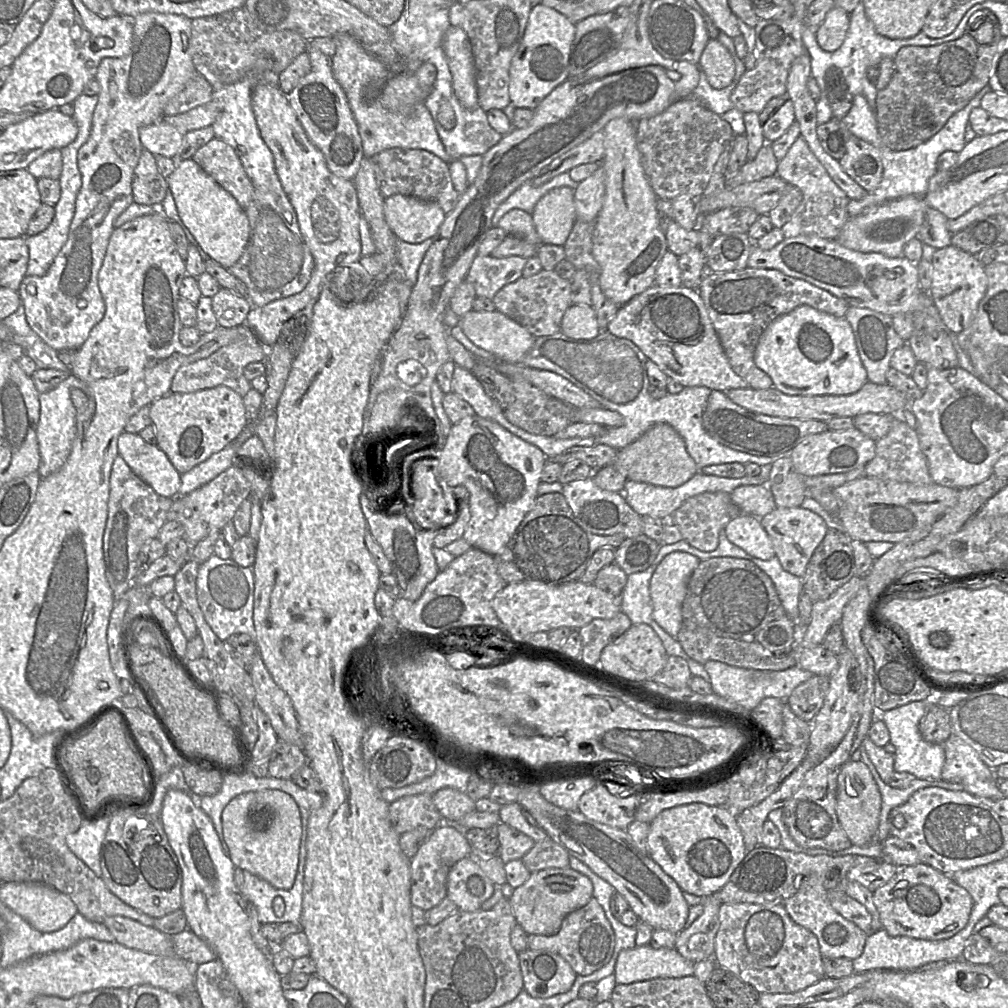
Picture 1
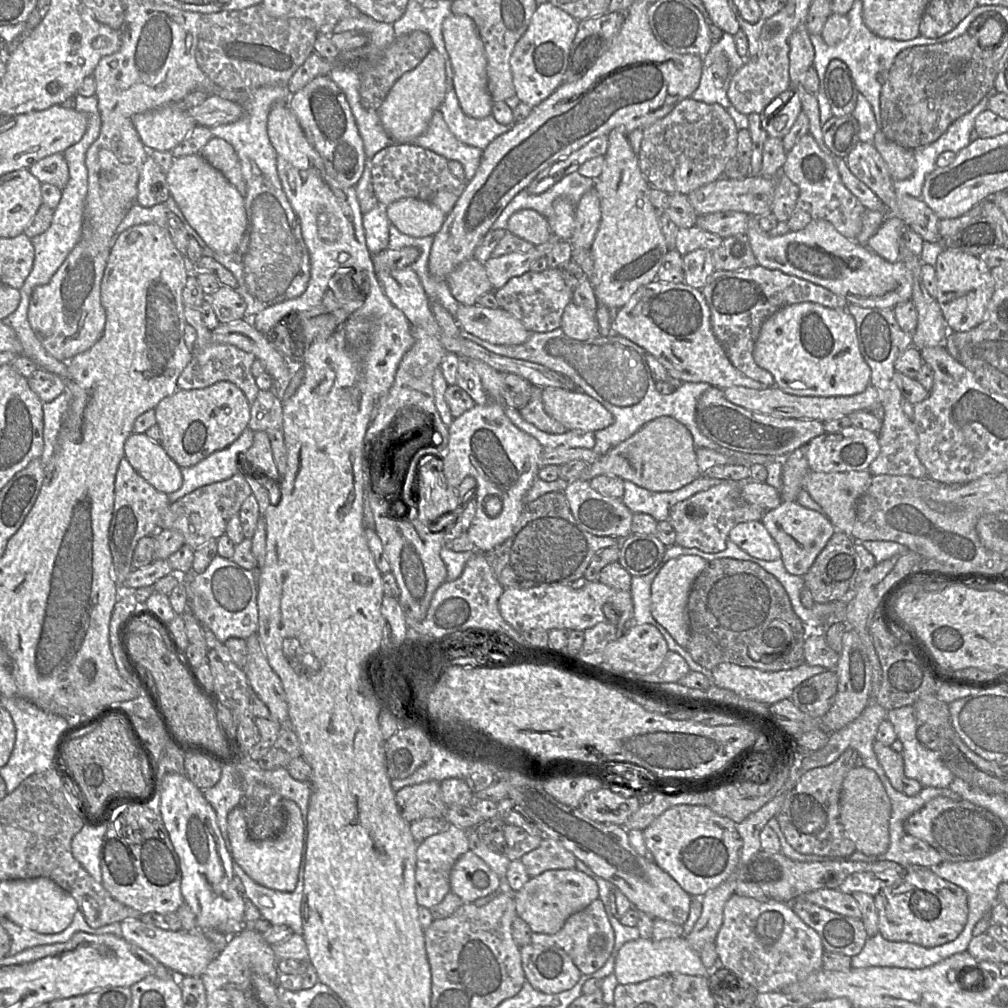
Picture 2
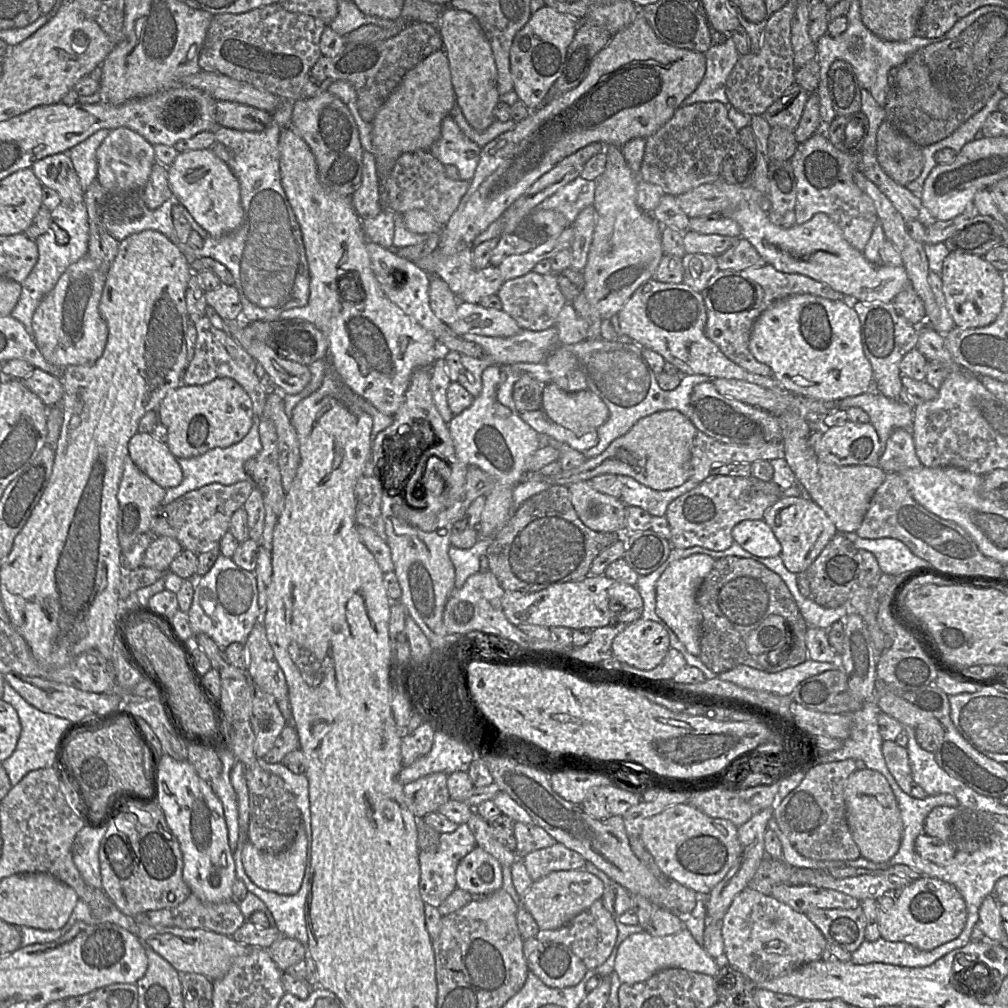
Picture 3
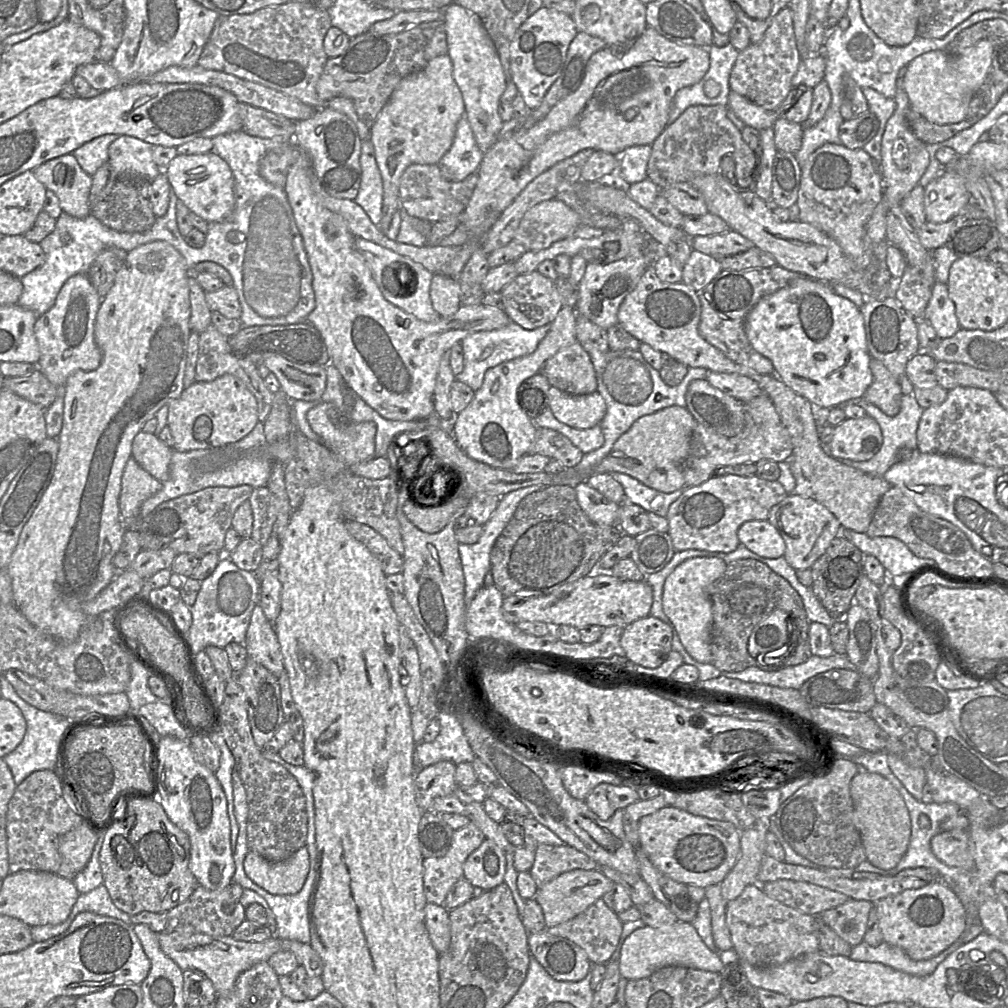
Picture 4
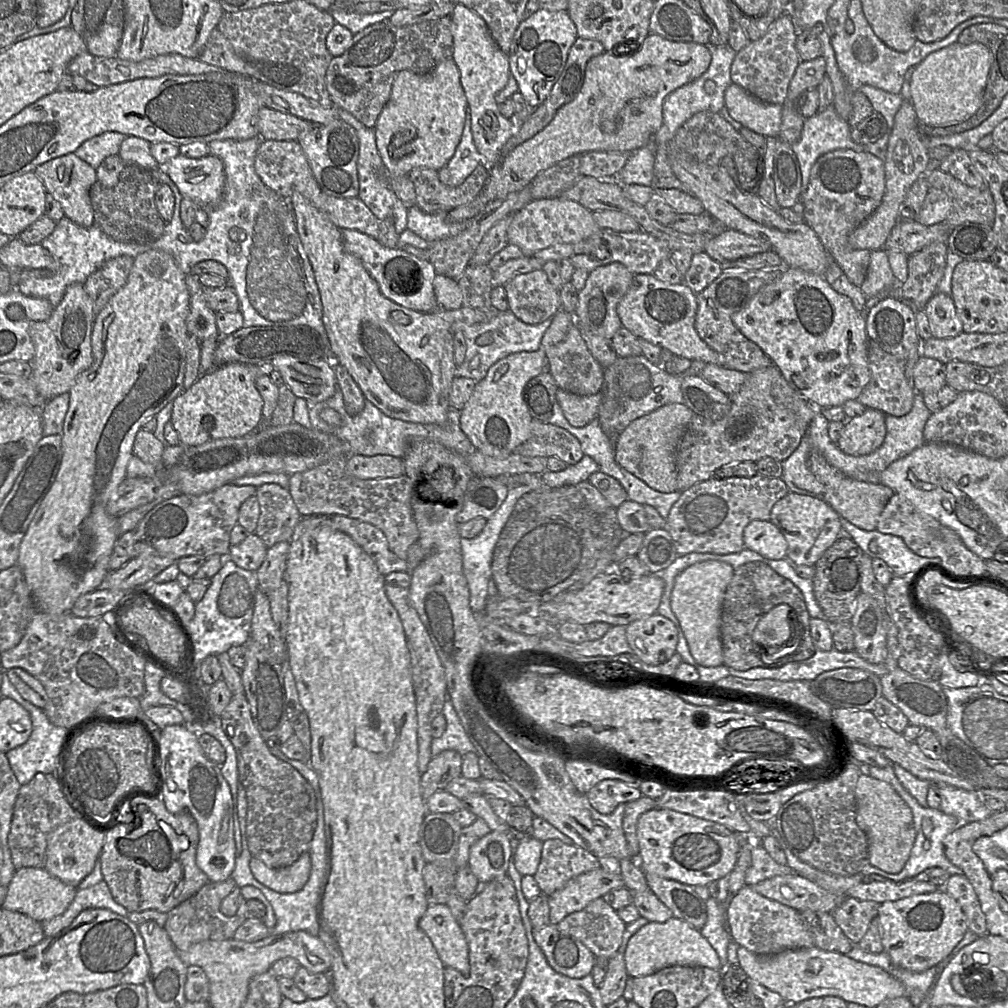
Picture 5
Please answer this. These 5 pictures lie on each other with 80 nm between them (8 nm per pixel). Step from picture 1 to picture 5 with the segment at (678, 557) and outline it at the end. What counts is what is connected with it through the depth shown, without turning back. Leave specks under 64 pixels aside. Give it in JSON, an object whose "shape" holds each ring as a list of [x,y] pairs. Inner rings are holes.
{"shape":[[[708,560],[689,566],[675,578],[670,600],[671,609],[679,620],[690,653],[703,667],[723,665],[721,612],[724,594],[733,573],[734,568],[728,563]]]}

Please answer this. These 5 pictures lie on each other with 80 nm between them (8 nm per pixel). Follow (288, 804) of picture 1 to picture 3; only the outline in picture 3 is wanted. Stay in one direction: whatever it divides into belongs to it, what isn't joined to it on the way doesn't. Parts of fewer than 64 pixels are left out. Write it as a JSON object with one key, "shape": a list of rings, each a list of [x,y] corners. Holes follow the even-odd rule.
{"shape":[[[305,825],[299,828],[294,843],[285,851],[272,854],[257,849],[247,841],[242,851],[242,863],[247,876],[261,889],[273,891],[283,895],[294,895],[301,888],[306,872],[307,862],[307,836]]]}

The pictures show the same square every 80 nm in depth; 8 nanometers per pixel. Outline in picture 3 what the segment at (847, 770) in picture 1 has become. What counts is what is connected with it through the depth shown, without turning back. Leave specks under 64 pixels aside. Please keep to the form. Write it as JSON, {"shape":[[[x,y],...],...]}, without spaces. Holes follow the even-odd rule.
{"shape":[[[854,771],[845,782],[846,819],[851,835],[862,857],[874,862],[889,861],[899,850],[903,823],[896,797],[887,779],[878,771]]]}

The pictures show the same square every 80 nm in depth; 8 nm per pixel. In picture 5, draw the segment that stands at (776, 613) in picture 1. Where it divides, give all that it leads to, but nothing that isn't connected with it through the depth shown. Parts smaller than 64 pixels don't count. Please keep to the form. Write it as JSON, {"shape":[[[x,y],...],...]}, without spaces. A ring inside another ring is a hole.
{"shape":[[[755,561],[734,568],[733,577],[724,594],[720,627],[723,665],[738,671],[747,671],[752,668],[760,668],[758,663],[773,662],[770,661],[771,656],[766,658],[765,655],[755,652],[752,634],[759,620],[772,608],[780,604],[787,604],[795,610],[792,615],[798,616],[802,623],[804,637],[802,645],[799,638],[797,644],[794,645],[796,649],[786,654],[784,658],[774,661],[775,664],[800,662],[811,658],[815,654],[816,648],[810,634],[811,618],[802,592],[789,579],[778,574],[768,564]]]}

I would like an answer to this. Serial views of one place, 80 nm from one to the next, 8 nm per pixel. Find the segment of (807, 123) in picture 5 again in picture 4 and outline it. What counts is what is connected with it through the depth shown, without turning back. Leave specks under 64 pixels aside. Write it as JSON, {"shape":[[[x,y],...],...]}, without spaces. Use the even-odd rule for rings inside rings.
{"shape":[[[829,107],[817,124],[804,129],[801,148],[795,153],[800,167],[821,146],[828,143],[840,144],[839,127],[844,121],[839,111],[833,111]]]}

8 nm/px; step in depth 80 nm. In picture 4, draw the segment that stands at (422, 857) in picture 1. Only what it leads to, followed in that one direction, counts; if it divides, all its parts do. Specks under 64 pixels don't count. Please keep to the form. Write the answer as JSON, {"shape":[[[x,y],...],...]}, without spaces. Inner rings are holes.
{"shape":[[[472,822],[455,830],[451,846],[445,856],[439,858],[424,858],[424,893],[429,903],[443,905],[450,889],[463,877],[463,865],[468,856],[485,840],[482,831]]]}

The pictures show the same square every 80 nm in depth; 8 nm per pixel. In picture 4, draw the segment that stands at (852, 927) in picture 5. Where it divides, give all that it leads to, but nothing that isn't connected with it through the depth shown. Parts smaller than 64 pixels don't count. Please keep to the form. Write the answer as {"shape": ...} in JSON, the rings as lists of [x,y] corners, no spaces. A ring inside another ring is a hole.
{"shape":[[[849,899],[817,917],[853,947],[863,941],[869,912],[874,906],[870,901]]]}

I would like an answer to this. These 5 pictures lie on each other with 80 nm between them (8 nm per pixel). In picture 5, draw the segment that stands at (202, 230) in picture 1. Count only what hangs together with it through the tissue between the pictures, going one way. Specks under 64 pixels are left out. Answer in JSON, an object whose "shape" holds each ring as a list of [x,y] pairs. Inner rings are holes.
{"shape":[[[179,154],[161,166],[184,198],[190,198],[206,209],[220,202],[226,176],[219,157],[209,154],[202,158],[189,158]]]}

